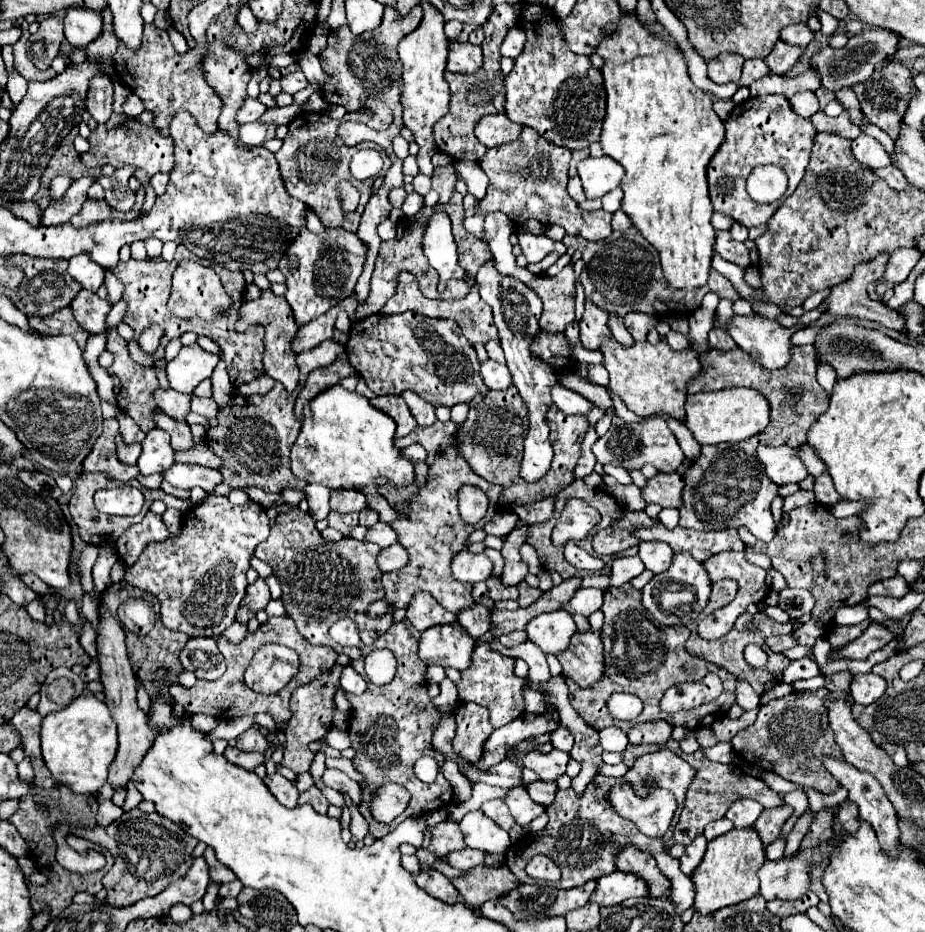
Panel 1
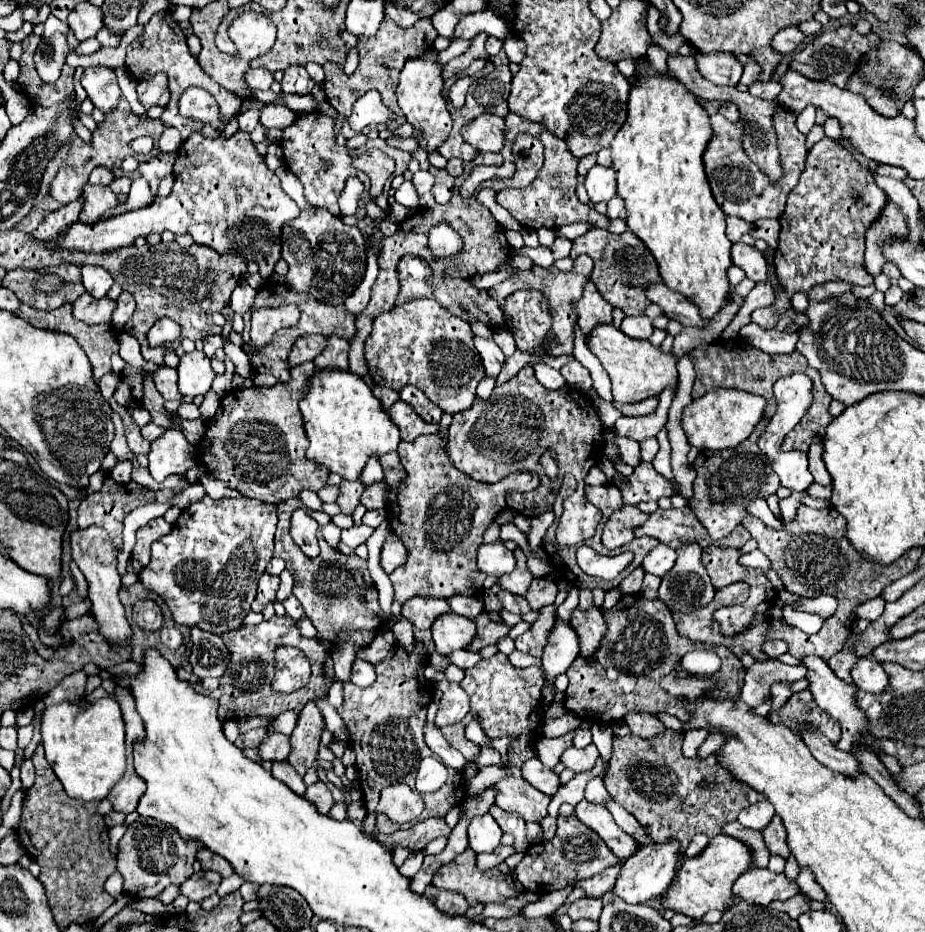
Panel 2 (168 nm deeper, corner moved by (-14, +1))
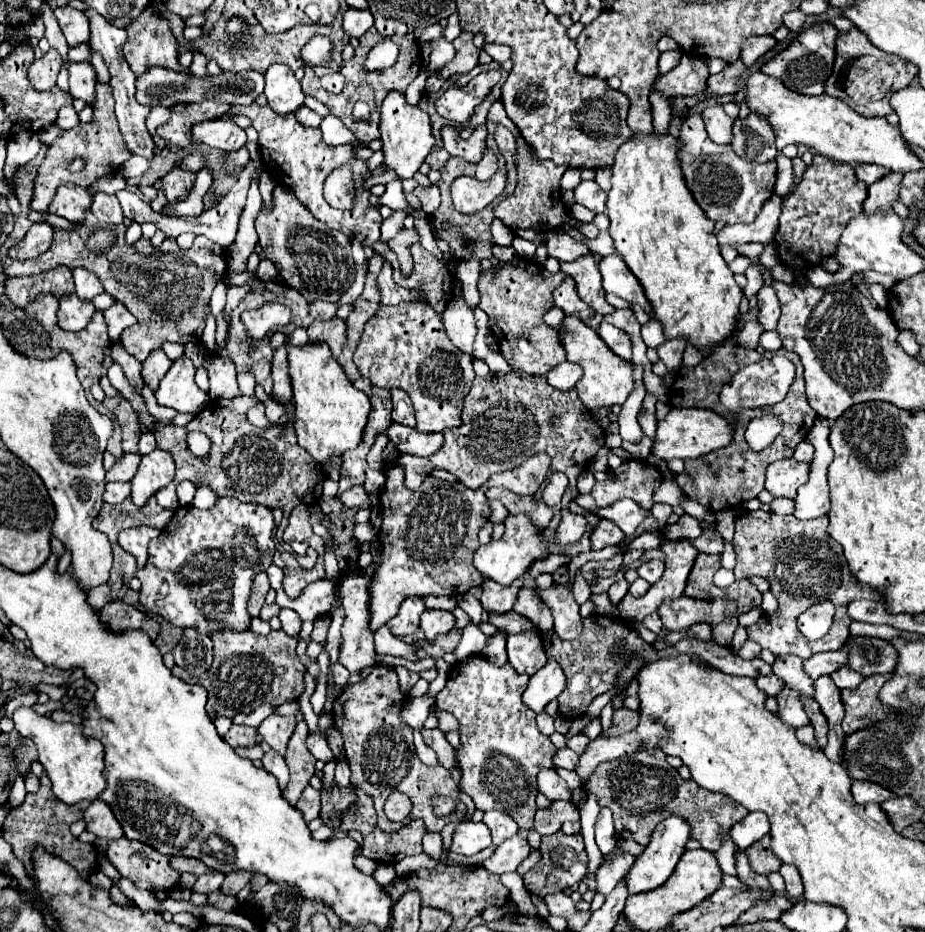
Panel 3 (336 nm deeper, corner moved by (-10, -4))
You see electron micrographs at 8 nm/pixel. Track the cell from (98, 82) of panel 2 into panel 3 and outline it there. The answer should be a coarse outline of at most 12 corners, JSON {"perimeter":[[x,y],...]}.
{"perimeter":[[70,63],[70,93],[96,103],[96,73],[90,63]]}

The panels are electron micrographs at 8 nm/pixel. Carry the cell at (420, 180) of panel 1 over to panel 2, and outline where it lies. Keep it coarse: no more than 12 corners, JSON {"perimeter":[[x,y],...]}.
{"perimeter":[[418,170],[412,176],[412,184],[418,194],[430,192],[434,176]]}

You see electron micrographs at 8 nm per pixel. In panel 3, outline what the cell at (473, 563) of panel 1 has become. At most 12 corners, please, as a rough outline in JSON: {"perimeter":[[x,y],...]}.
{"perimeter":[[508,515],[504,537],[480,545],[474,567],[502,585],[546,557],[526,515]]}

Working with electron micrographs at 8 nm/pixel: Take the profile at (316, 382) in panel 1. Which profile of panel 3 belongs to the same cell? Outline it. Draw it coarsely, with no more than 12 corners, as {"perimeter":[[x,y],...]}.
{"perimeter":[[342,319],[314,321],[308,329],[312,345],[326,343],[340,357],[346,343]]}

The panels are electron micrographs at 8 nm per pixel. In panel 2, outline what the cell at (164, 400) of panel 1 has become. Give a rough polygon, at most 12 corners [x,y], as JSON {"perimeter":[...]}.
{"perimeter":[[170,366],[154,370],[164,400],[180,400],[178,374]]}

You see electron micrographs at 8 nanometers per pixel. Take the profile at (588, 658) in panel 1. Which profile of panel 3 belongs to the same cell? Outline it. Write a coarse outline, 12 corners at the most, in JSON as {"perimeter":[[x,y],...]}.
{"perimeter":[[562,585],[536,589],[560,639],[582,633],[580,607]]}

